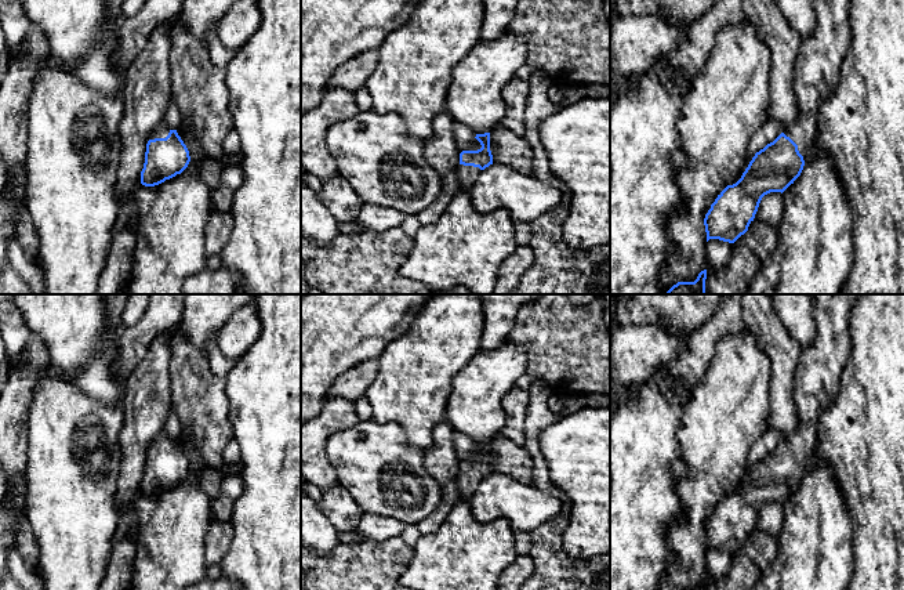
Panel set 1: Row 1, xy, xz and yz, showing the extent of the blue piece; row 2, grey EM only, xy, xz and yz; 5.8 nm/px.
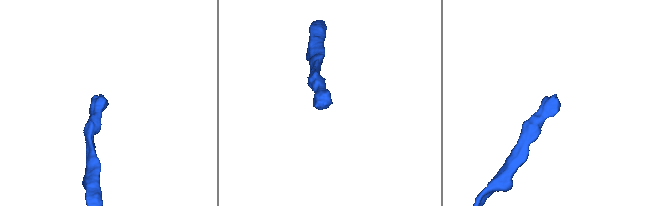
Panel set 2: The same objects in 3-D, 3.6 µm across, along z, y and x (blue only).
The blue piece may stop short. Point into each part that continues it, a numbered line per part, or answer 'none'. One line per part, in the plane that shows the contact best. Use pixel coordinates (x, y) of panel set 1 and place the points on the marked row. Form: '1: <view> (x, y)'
1: yz (816, 73)

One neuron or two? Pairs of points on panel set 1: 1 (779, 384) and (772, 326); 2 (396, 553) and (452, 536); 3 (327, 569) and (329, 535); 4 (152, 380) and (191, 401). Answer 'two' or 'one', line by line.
1: one
2: two
3: two
4: two

